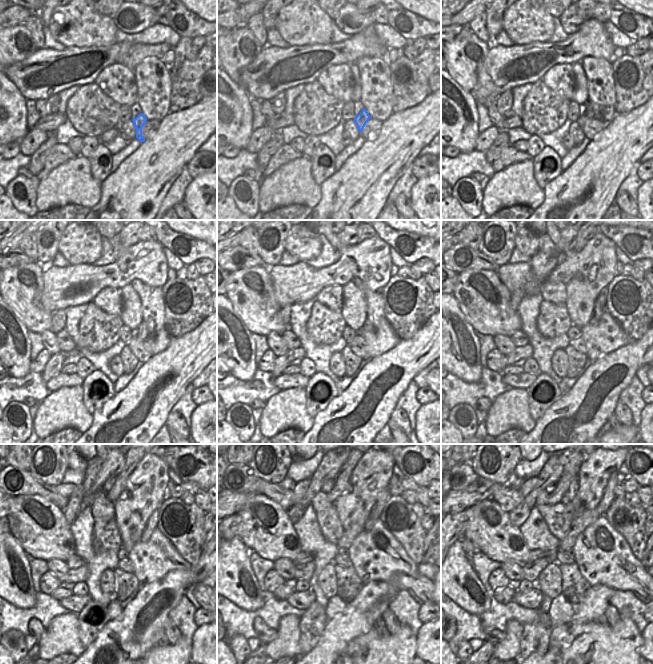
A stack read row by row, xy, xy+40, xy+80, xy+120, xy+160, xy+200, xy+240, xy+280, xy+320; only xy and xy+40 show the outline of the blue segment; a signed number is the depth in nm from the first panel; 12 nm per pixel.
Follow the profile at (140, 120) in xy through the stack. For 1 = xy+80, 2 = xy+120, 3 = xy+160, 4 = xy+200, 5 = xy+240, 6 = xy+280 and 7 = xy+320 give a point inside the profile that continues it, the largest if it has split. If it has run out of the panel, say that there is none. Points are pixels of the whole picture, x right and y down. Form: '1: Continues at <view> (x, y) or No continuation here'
1: Continues at xy+80 (589, 113)
2: Continues at xy+120 (143, 334)
3: Continues at xy+160 (368, 325)
4: Continues at xy+200 (600, 302)
5: Continues at xy+240 (152, 523)
6: Continues at xy+280 (383, 497)
7: Continues at xy+320 (607, 498)

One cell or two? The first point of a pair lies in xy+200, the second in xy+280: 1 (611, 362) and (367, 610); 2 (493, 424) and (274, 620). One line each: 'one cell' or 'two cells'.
1: one cell
2: two cells

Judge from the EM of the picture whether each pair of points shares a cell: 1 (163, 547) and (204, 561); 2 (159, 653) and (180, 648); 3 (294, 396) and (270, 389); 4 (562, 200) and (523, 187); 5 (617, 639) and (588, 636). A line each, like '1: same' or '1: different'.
1: different
2: same
3: different
4: different
5: same

